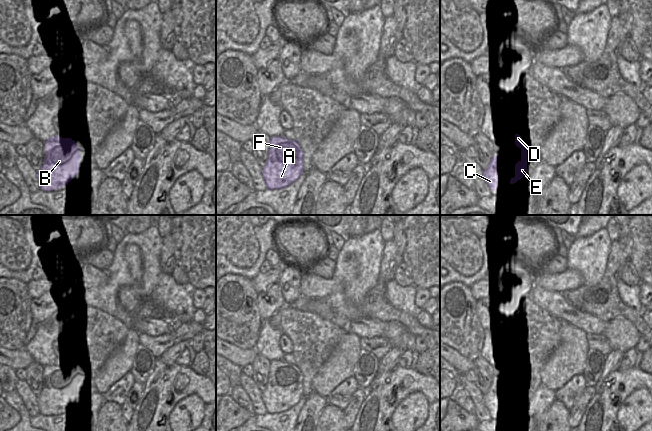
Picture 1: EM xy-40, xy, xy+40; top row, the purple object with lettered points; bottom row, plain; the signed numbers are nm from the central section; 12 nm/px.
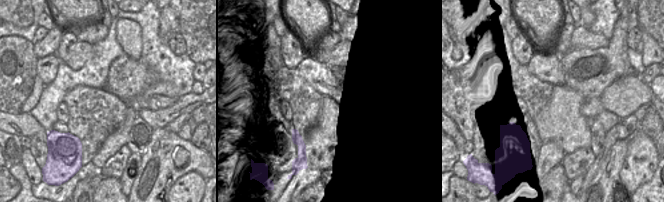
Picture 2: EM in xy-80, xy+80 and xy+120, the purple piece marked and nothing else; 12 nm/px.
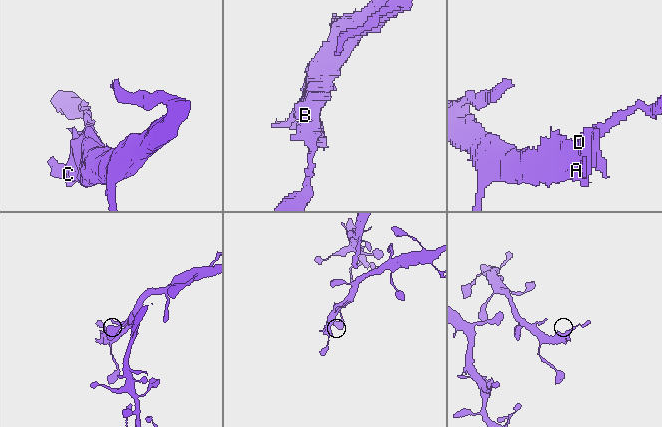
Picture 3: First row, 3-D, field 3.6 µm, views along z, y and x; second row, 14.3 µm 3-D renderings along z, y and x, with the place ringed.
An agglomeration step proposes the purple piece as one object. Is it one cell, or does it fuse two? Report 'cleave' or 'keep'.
keep

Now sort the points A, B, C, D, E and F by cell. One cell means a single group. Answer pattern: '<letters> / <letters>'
A B C D E F

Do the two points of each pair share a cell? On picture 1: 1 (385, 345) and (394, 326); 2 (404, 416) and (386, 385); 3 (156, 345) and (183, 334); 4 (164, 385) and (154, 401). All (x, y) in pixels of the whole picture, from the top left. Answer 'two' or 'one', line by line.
1: two
2: two
3: one
4: one

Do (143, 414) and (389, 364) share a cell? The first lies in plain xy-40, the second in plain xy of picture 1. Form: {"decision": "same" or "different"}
{"decision": "different"}

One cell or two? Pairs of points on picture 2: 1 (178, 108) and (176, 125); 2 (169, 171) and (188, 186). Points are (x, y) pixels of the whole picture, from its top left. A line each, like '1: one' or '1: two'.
1: two
2: two

